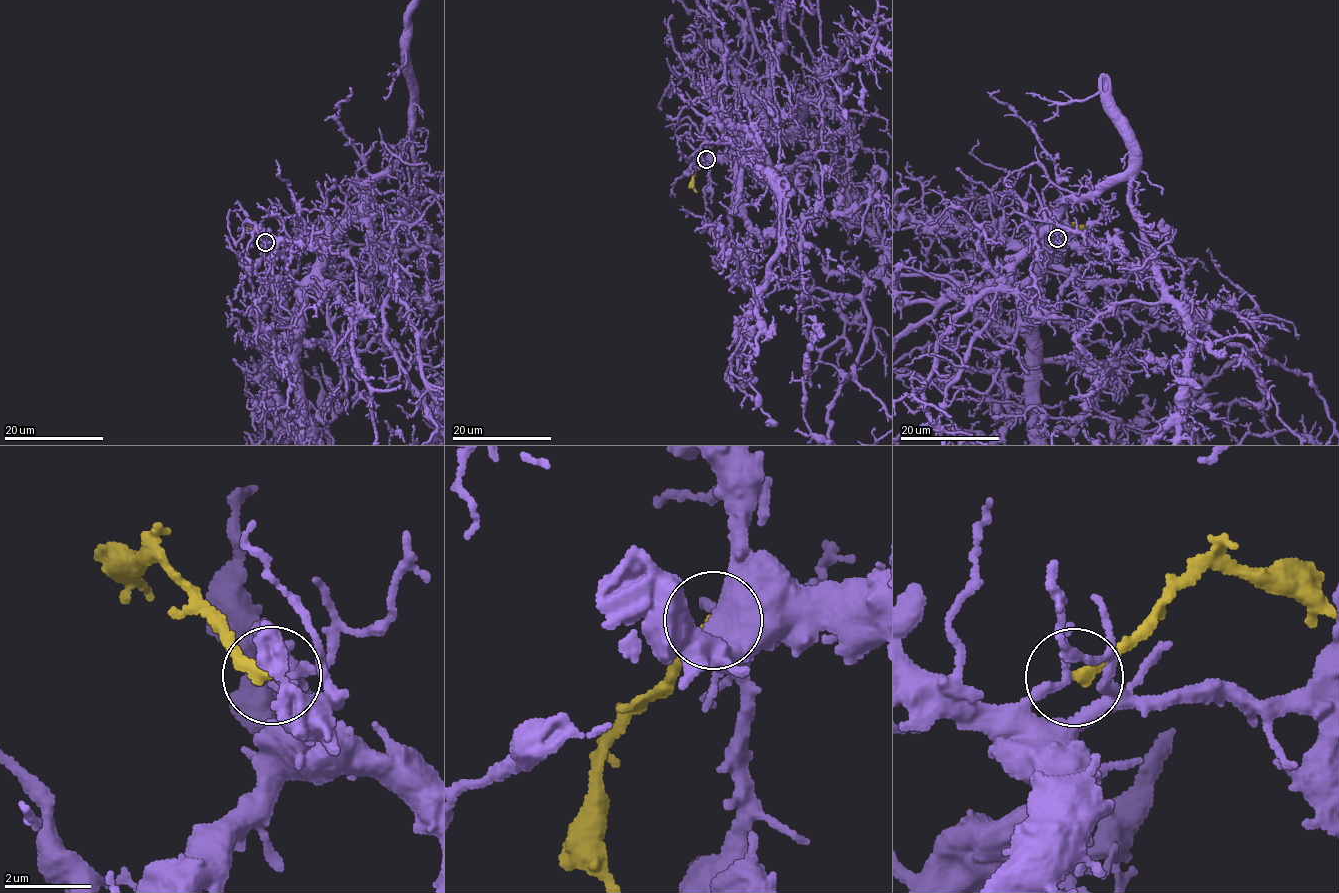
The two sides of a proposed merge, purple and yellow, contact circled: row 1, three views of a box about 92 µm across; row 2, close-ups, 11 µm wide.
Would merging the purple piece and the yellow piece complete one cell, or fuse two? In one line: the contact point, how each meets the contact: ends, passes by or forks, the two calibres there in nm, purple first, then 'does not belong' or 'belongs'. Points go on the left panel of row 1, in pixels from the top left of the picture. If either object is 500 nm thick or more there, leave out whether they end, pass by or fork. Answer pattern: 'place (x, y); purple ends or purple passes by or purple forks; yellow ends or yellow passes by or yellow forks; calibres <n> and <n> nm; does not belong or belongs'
place (265, 242); purple passes by; yellow ends; calibres 190 and 240 nm; does not belong

